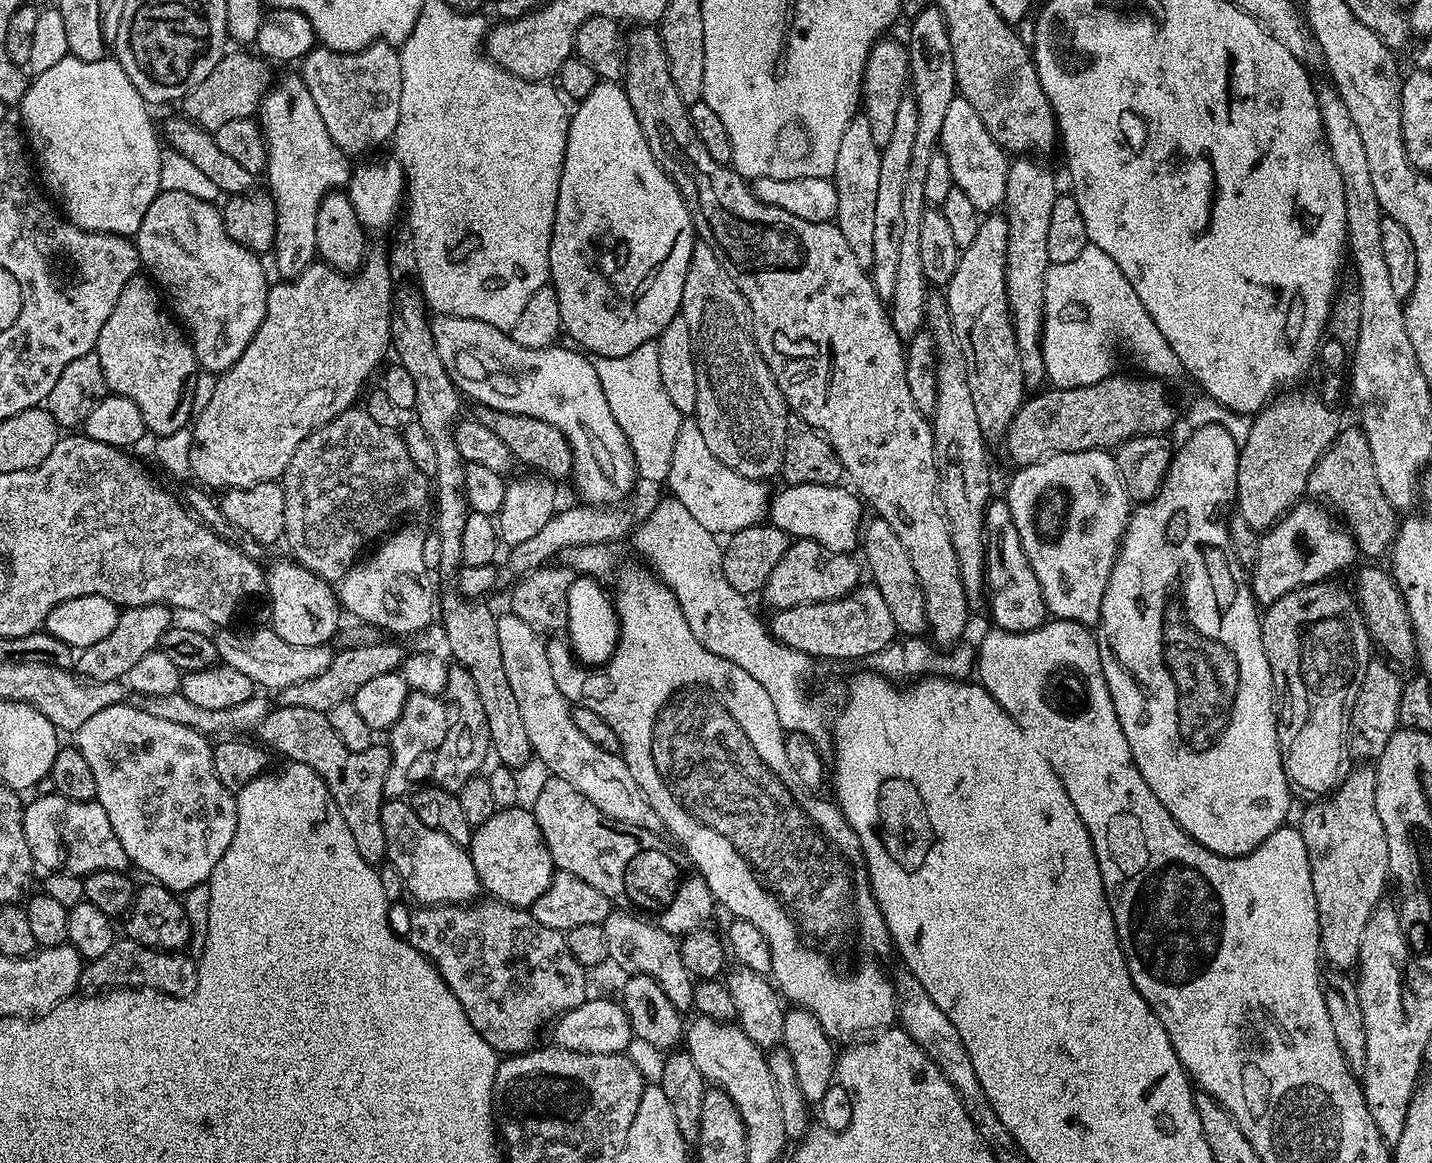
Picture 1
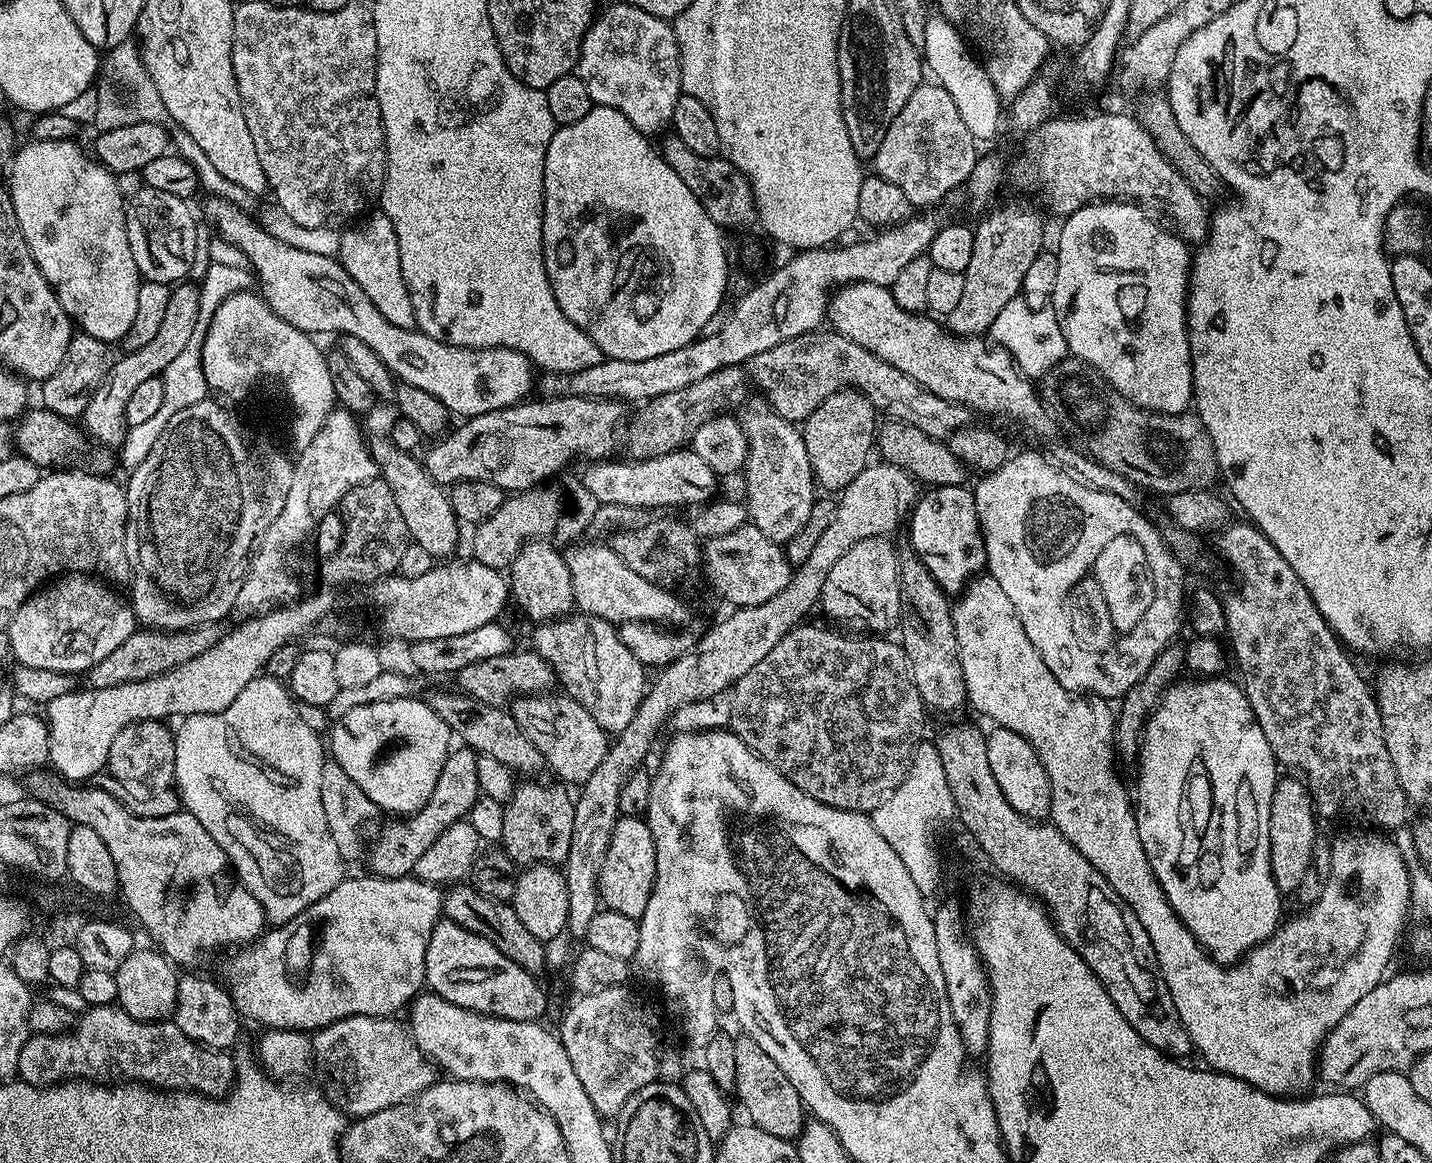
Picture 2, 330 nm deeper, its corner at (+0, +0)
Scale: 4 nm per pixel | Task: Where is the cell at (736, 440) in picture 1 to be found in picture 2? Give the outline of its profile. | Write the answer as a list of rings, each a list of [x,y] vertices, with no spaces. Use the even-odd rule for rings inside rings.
[[[755,399],[748,405],[745,403],[738,412],[740,426],[748,439],[748,457],[742,469],[744,488],[748,491],[746,507],[750,523],[762,530],[770,542],[784,546],[794,538],[794,534],[804,529],[812,517],[812,507],[818,499],[818,485],[812,479],[812,467],[801,429],[769,408],[767,400]]]

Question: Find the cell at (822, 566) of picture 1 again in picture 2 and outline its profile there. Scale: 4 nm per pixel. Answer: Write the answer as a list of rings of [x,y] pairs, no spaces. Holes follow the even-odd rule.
[[[871,536],[846,550],[830,574],[826,574],[826,586],[822,586],[819,607],[832,620],[840,624],[853,624],[856,628],[865,628],[868,634],[884,634],[887,628],[895,629],[900,619],[900,566],[898,552],[892,549],[891,539],[883,536]]]

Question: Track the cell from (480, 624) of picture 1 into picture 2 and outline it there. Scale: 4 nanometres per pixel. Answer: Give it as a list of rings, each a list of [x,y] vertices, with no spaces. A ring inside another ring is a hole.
[[[540,782],[521,783],[512,799],[504,804],[504,818],[499,821],[499,843],[516,866],[560,866],[570,854],[570,834],[574,834],[574,800],[571,795],[568,797],[569,789],[559,783],[536,783]]]

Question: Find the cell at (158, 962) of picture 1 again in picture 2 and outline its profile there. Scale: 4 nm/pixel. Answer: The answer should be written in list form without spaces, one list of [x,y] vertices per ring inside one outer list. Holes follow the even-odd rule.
[[[107,1004],[106,1006],[98,1006],[97,1008],[88,1008],[83,1015],[77,1019],[75,1028],[70,1032],[64,1032],[60,1036],[38,1036],[29,1035],[26,1046],[22,1048],[22,1054],[18,1056],[18,1076],[25,1084],[35,1084],[37,1086],[55,1086],[61,1082],[71,1082],[74,1080],[83,1080],[85,1082],[135,1082],[145,1086],[151,1086],[157,1090],[171,1090],[173,1092],[199,1092],[202,1096],[210,1096],[213,1098],[223,1098],[232,1091],[236,1082],[237,1061],[232,1061],[228,1057],[229,1053],[224,1050],[213,1050],[204,1048],[200,1044],[195,1044],[190,1038],[186,1038],[186,1034],[182,1034],[182,1030],[174,1022],[153,1022],[150,1020],[135,1020],[130,1018],[130,1014],[126,1014],[124,1009],[119,1006]]]

